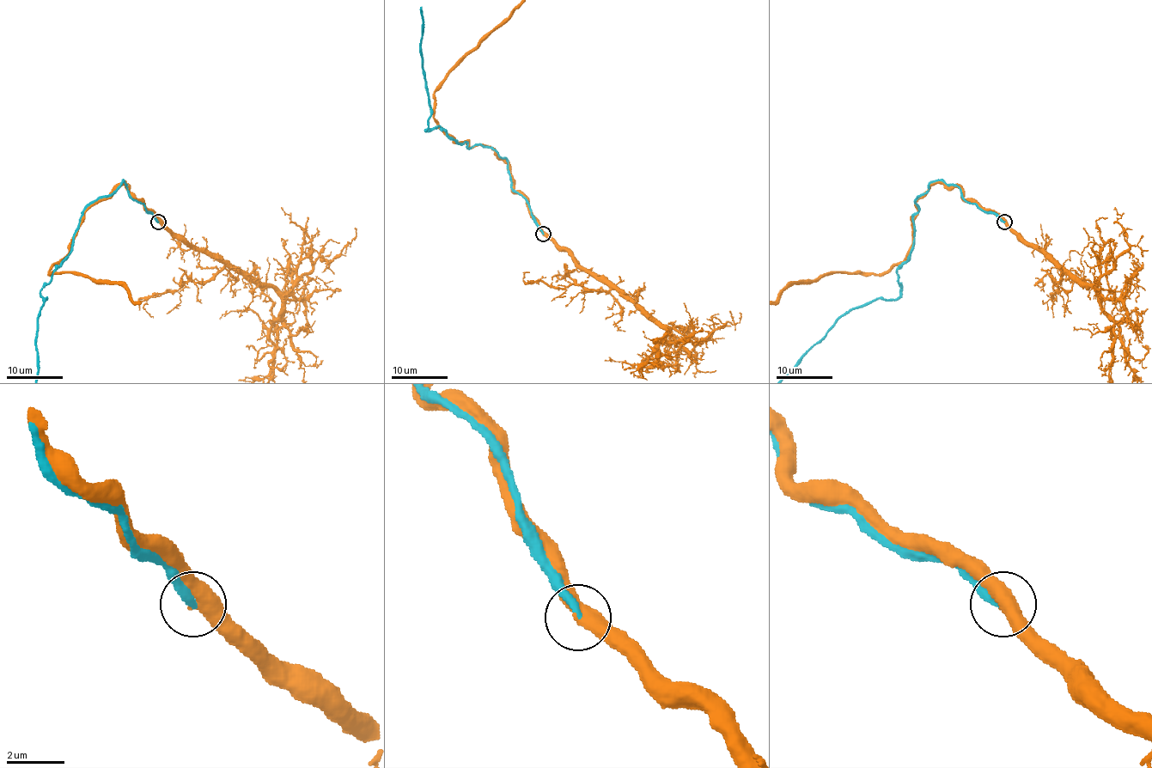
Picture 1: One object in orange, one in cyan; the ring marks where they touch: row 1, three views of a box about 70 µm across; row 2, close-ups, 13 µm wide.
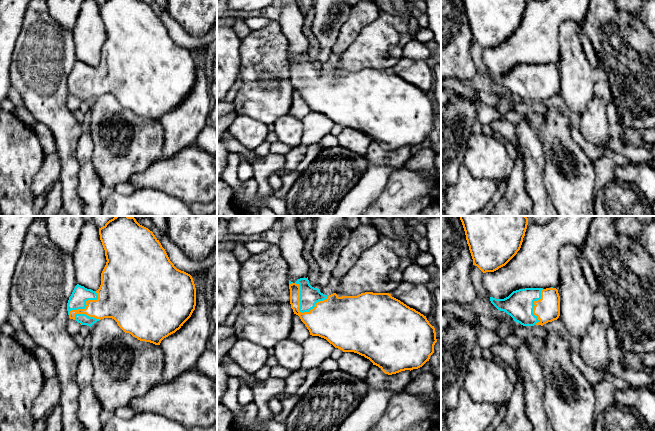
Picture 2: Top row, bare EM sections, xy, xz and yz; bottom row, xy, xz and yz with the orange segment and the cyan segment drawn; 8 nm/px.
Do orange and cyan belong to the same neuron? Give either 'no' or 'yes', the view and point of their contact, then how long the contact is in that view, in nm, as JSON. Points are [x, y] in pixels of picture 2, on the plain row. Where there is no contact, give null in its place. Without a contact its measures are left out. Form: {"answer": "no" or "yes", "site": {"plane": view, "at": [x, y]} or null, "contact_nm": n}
{"answer": "yes", "site": {"plane": "xz", "at": [299, 87]}, "contact_nm": 300}

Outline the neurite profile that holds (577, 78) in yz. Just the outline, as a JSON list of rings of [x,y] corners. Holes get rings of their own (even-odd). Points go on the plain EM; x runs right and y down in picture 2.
[[[564,20],[558,31],[560,43],[560,96],[576,115],[585,112],[593,98],[593,89],[598,75],[590,66],[579,36],[576,23]]]

